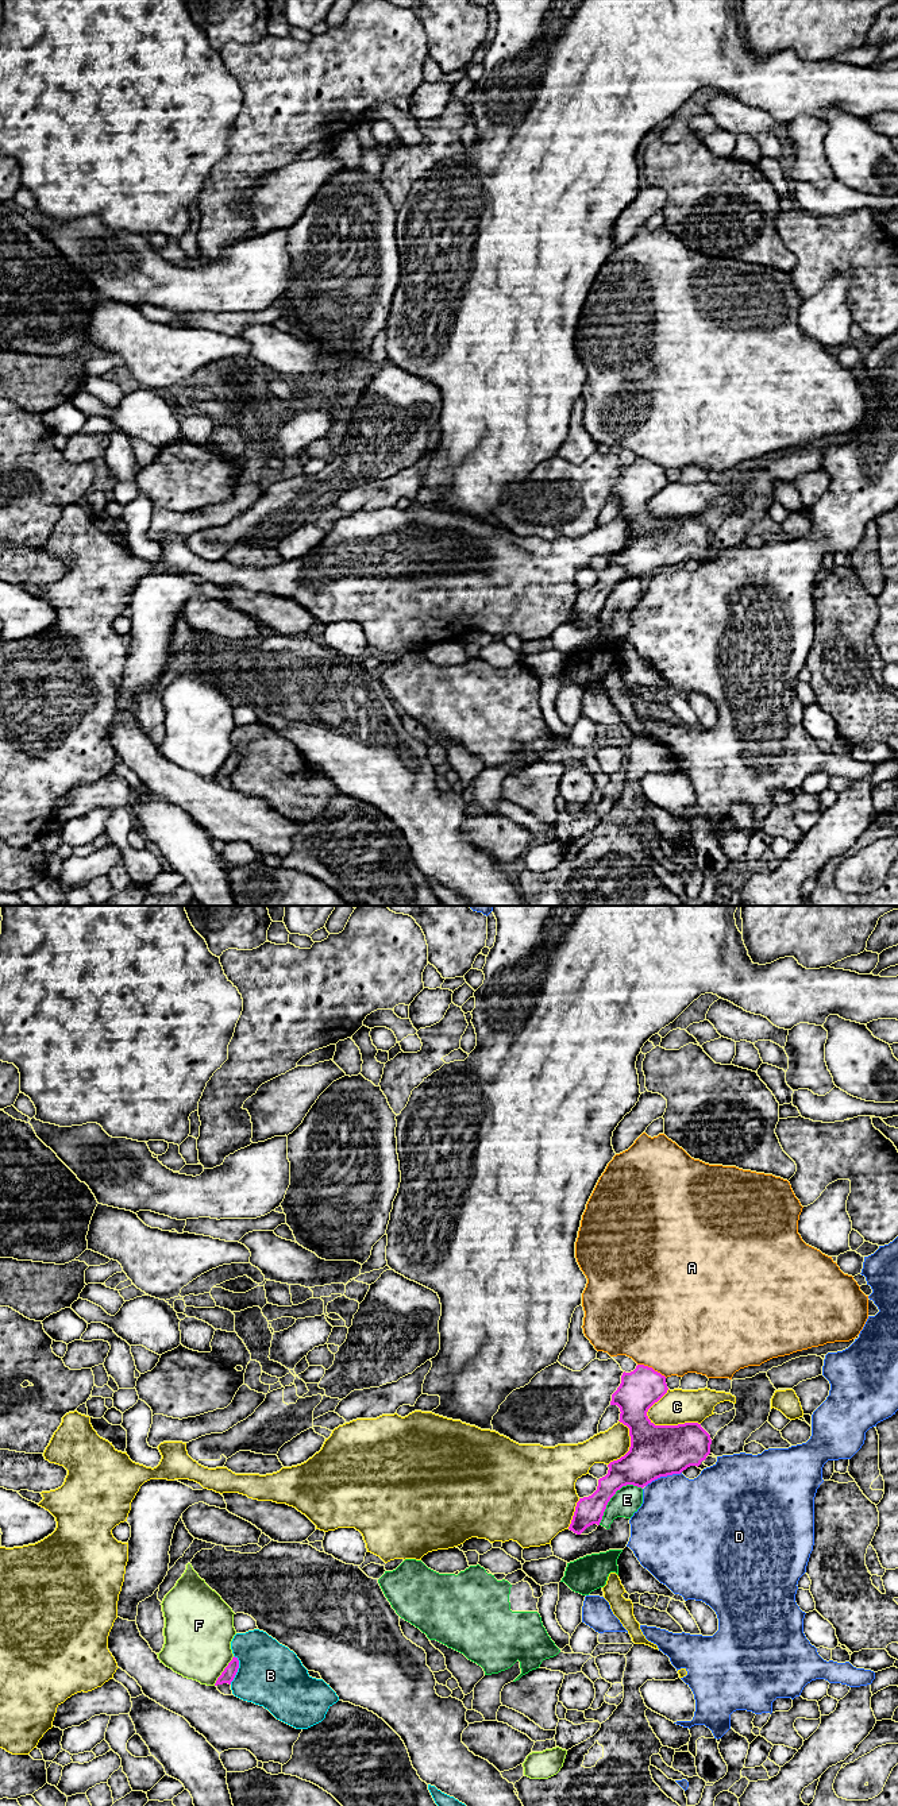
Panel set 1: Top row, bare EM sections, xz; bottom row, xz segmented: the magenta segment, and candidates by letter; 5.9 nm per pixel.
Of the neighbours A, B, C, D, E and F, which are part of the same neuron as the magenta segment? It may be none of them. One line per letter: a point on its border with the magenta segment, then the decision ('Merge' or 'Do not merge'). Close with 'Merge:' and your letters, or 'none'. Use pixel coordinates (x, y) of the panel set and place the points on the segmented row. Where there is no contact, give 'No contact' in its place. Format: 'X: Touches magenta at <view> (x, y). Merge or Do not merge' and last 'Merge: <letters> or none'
A: Touches magenta at xz (651, 1367). Do not merge
B: Touches magenta at xz (236, 1670). Do not merge
C: Touches magenta at xz (671, 1426). Do not merge
D: Touches magenta at xz (663, 1475). Do not merge
E: Touches magenta at xz (613, 1494). Do not merge
F: Touches magenta at xz (223, 1671). Do not merge
Merge: none

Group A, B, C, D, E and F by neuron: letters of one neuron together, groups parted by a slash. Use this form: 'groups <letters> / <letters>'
groups A / B / C / D / E / F

